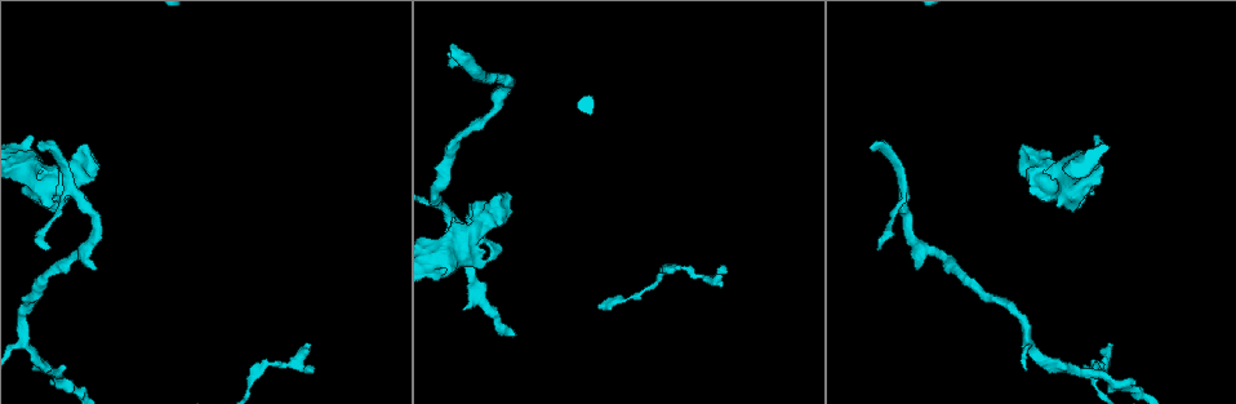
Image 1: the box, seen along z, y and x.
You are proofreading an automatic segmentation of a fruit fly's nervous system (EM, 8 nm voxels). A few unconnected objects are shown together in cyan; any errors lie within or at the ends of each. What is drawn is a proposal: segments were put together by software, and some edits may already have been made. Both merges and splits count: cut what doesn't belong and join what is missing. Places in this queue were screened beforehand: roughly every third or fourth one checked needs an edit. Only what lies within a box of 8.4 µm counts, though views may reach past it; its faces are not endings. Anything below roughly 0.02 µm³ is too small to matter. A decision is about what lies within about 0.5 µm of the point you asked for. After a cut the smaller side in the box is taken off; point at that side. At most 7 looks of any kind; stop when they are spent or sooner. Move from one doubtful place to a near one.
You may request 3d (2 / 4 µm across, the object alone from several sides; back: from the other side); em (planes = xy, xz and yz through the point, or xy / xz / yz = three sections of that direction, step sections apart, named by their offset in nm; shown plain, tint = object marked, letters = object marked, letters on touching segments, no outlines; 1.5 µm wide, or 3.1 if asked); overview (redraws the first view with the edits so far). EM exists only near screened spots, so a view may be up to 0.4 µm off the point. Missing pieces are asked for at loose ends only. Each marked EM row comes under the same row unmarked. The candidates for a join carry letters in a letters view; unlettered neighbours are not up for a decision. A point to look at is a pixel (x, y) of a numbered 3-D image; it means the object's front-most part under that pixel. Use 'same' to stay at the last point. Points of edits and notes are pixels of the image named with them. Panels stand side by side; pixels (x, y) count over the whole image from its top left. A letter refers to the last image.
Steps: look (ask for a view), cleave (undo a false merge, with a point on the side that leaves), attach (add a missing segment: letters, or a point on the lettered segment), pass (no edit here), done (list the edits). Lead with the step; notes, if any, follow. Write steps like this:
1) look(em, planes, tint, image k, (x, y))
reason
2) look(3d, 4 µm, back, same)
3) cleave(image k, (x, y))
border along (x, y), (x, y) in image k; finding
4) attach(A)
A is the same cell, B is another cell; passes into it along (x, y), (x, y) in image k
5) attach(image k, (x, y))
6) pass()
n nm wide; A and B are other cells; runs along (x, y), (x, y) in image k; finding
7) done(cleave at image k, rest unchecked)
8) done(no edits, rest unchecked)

look(3d, 4 µm, image 1, (509, 195))
an open end

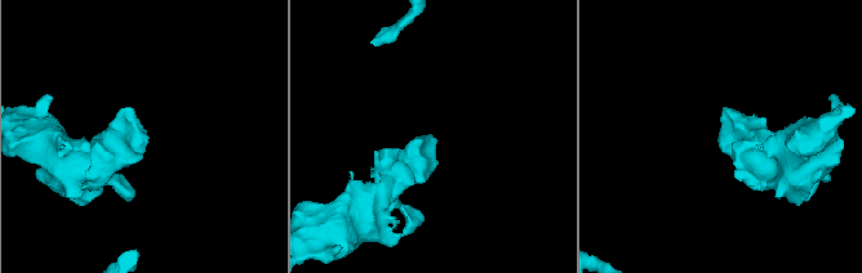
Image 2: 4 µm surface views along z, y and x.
look(em, planes, letters, image 2, (149, 142))

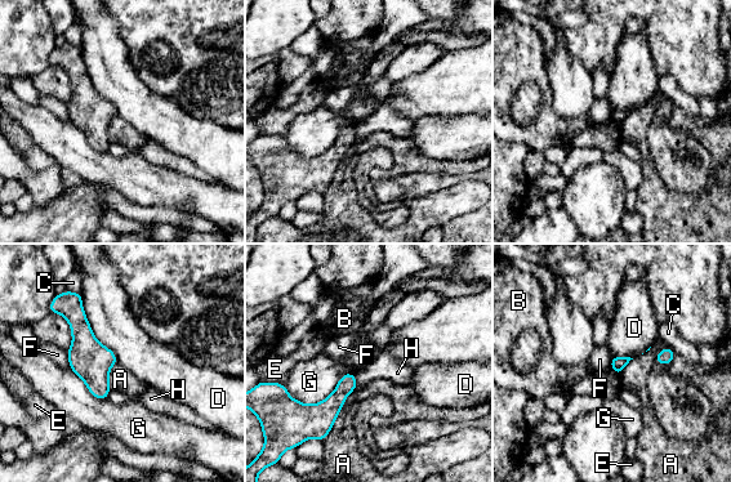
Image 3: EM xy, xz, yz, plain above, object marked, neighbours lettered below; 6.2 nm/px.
pass()
A, B, C, D, E, F, G and H are other cells; border along (355, 375), (357, 385) in image 3; no lettered segment goes on from it

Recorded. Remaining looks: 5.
look(3d, 4 µm, image 1, (446, 269))
branch stops here

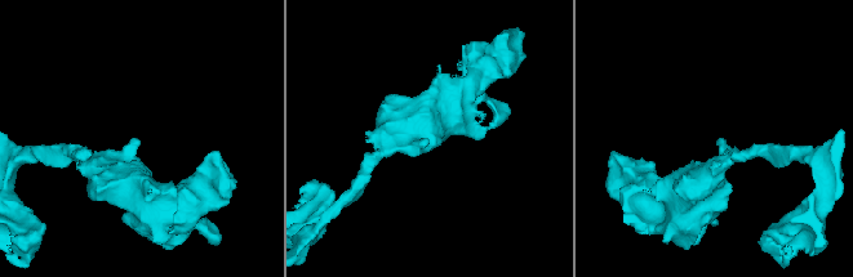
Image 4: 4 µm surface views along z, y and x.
look(em, yz, step 8, letters, image 4, (136, 140))
need the tissue

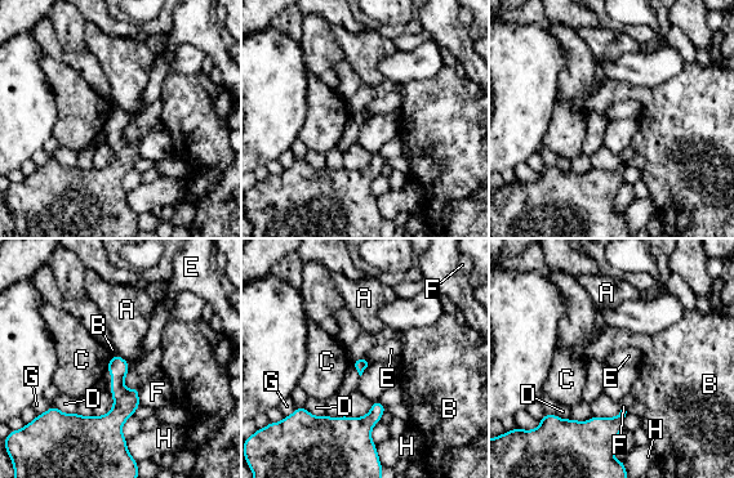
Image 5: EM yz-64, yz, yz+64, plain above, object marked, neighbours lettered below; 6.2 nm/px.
pass()
A, B, C, D, E, F, G and H are other cells; none of them fits

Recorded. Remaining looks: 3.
look(em, yz, step 4, letters, image 1, (872, 148))
free end

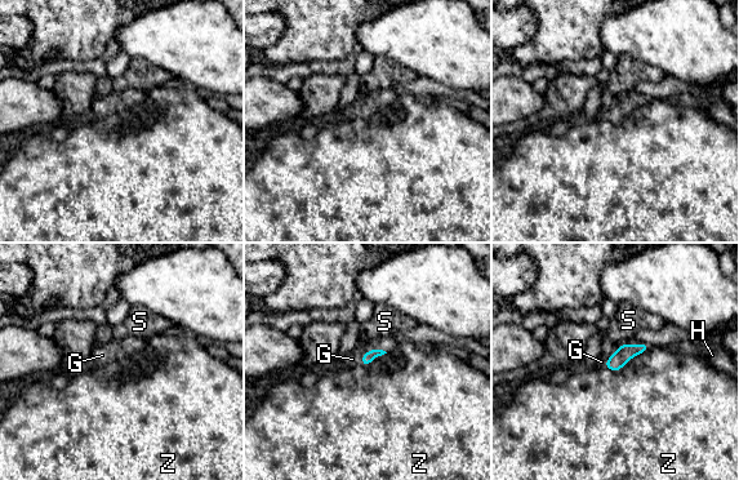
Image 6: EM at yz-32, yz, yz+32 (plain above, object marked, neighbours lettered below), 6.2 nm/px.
look(em, planes, letters, same)

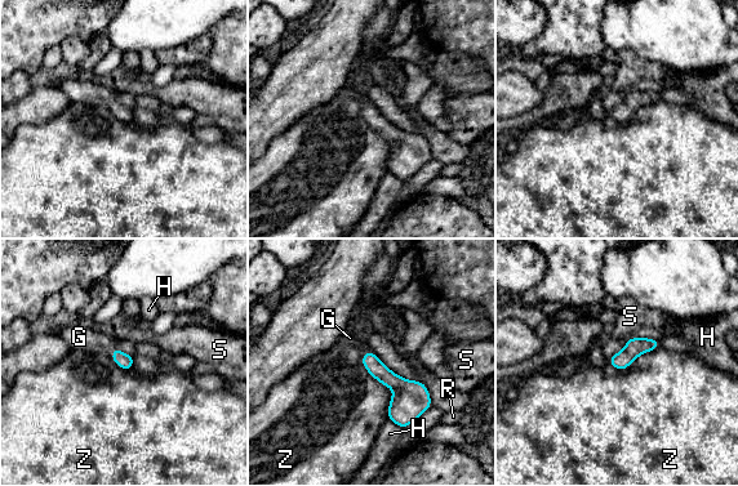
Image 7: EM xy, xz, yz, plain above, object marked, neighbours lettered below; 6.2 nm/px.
attach(G)
100 nm wide; G is the same cell, H, R, S and Z are other cells; passes into it along (125, 361), (114, 349), (79, 337) in image 7; it goes on there

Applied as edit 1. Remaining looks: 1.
done(attach at image 7, rest unchecked)

